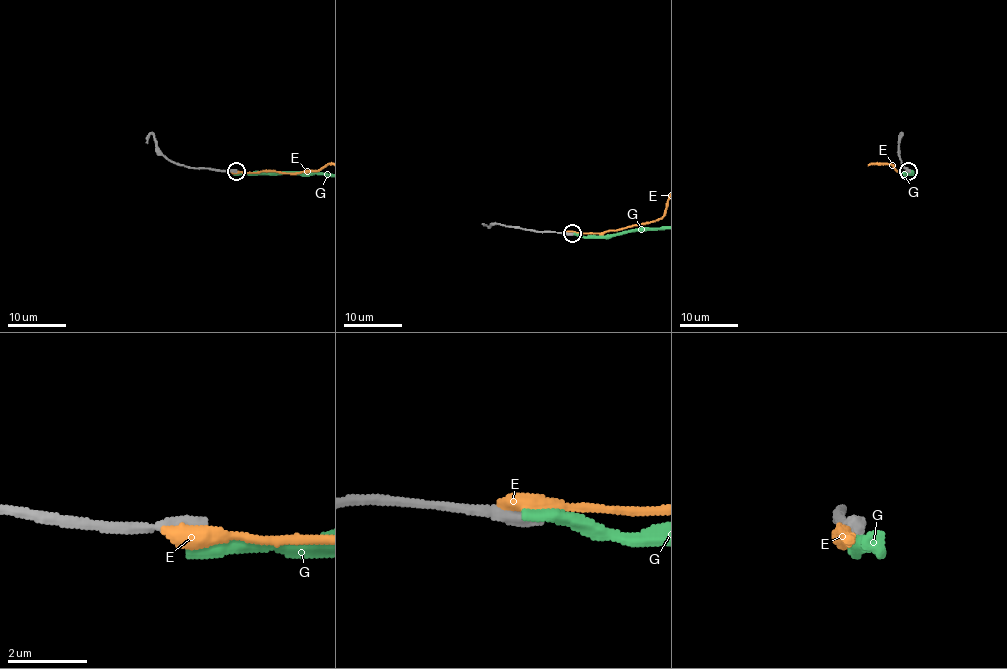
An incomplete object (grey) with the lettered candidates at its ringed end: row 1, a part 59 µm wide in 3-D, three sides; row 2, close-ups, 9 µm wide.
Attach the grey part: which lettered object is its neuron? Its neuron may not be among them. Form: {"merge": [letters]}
{"merge": []}

